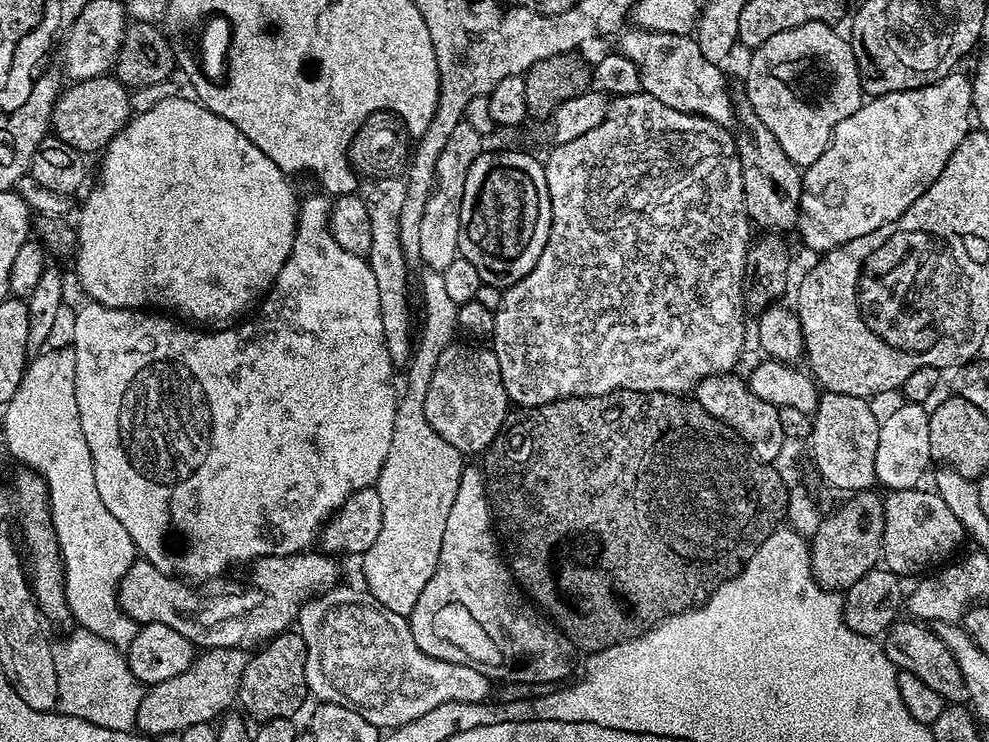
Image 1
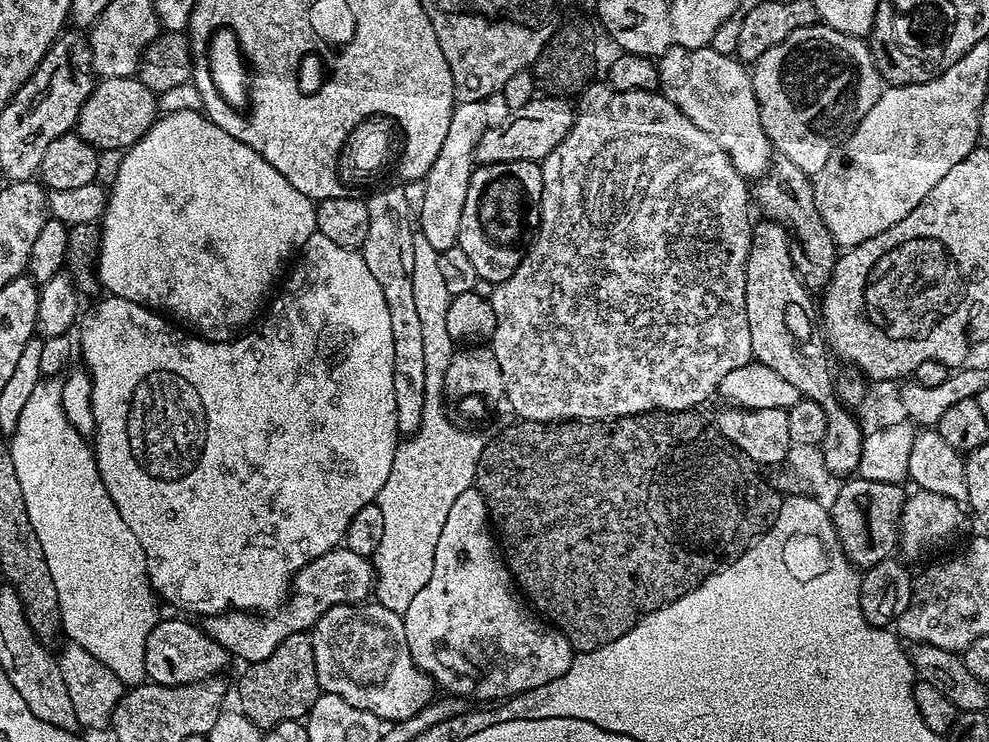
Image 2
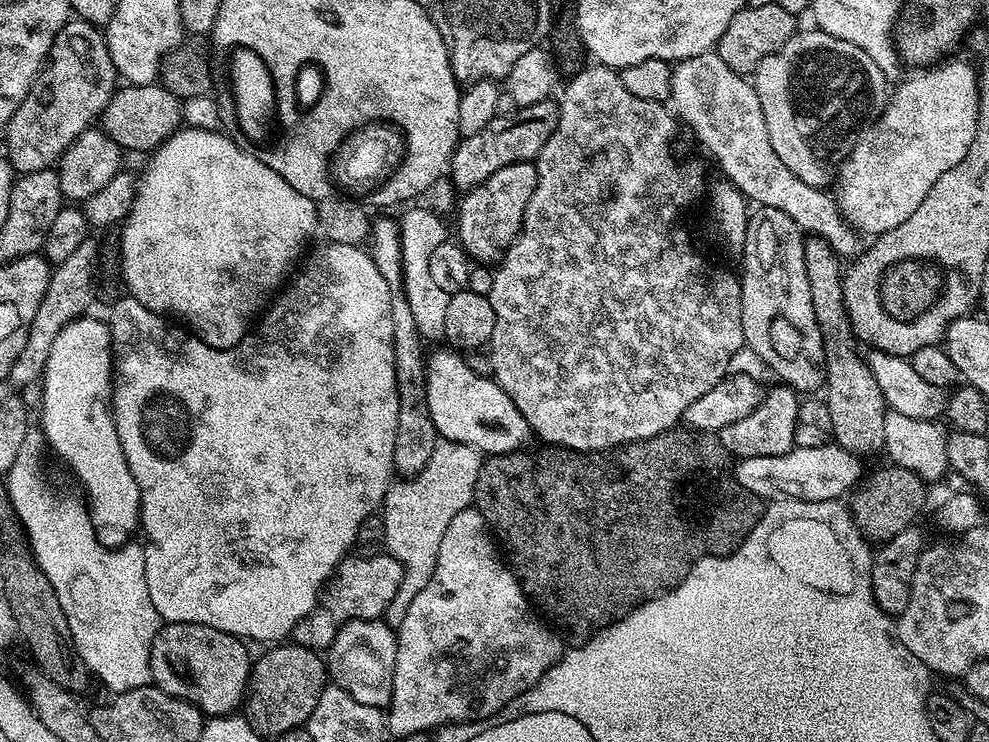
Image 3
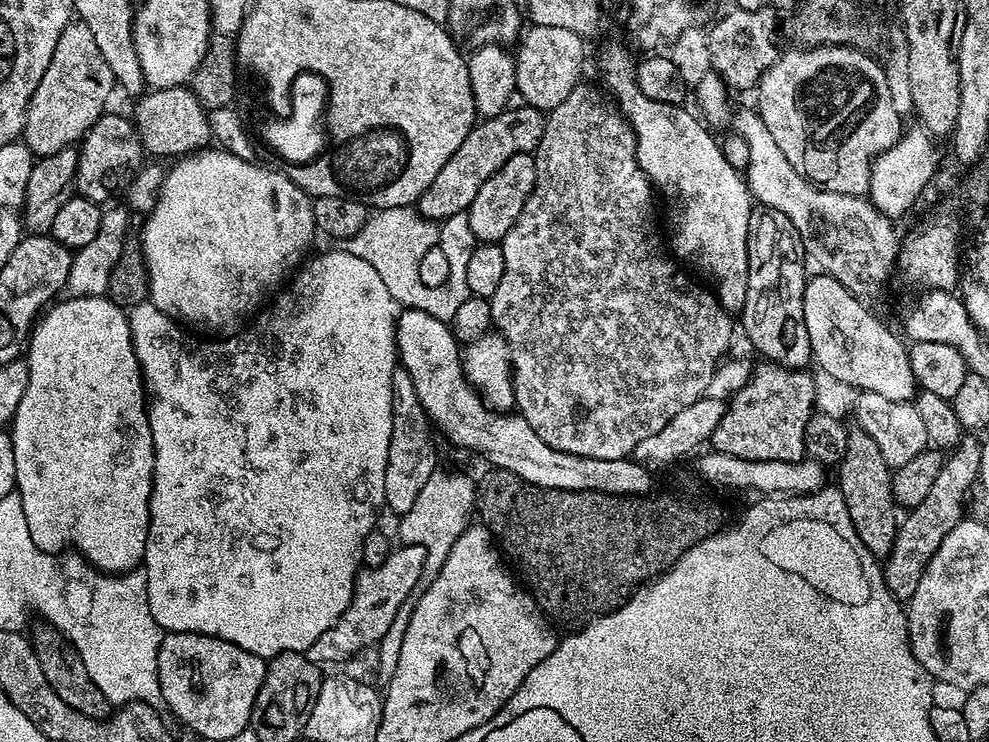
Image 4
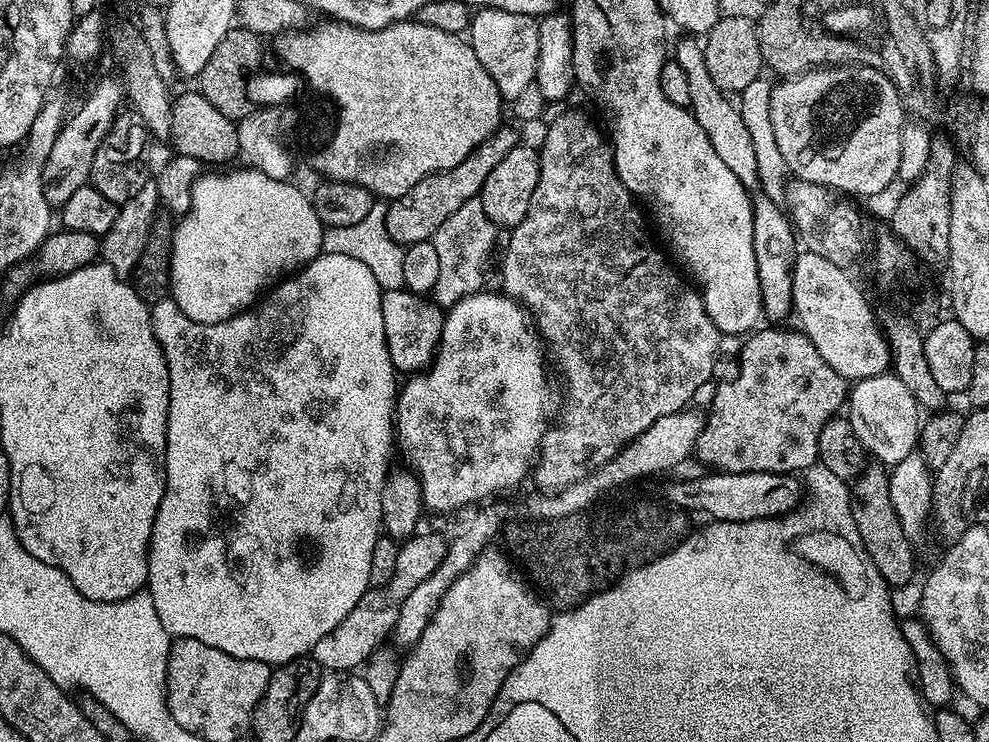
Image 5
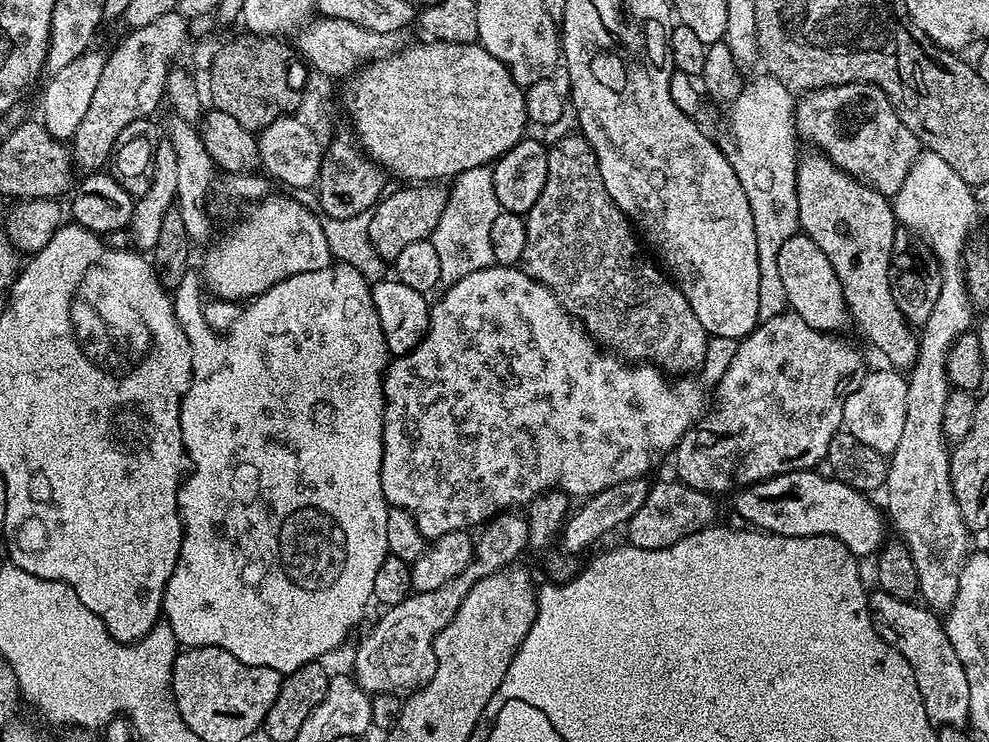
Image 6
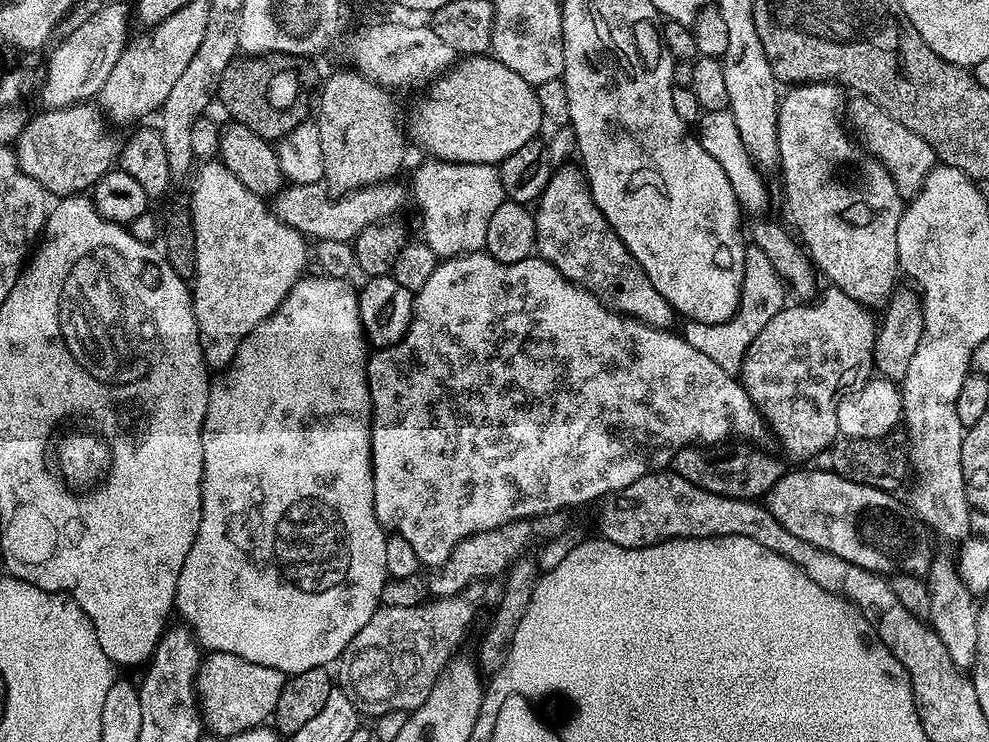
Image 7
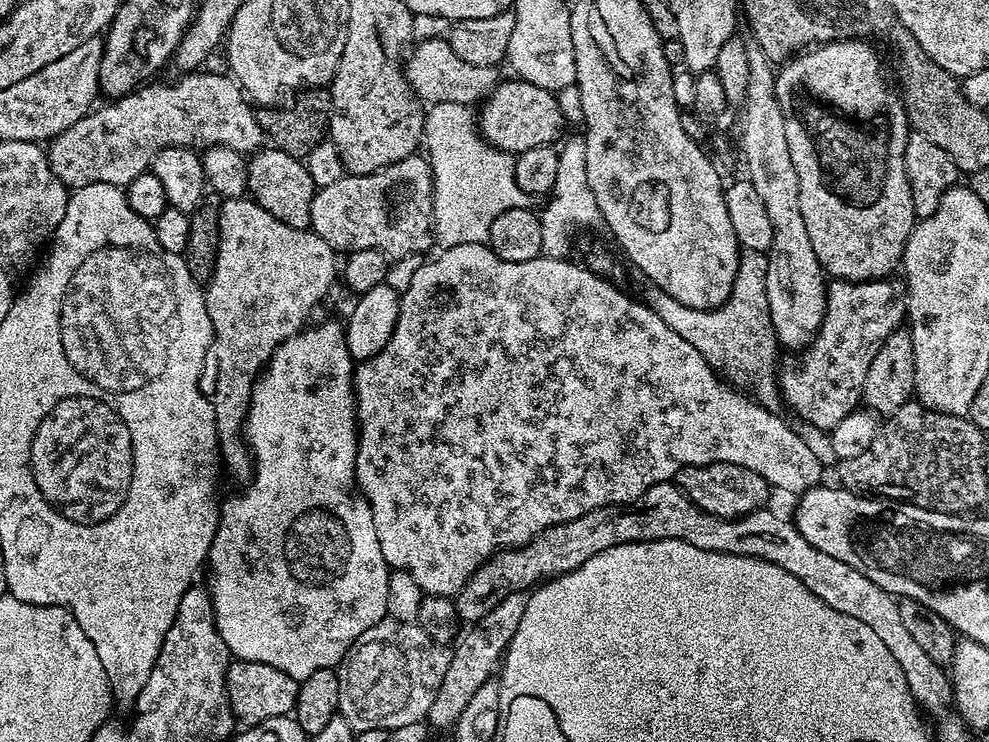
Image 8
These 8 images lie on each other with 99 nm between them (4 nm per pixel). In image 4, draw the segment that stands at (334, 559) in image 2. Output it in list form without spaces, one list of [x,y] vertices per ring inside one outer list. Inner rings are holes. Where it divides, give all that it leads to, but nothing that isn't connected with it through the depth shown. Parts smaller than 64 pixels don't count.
[[[404,544],[393,547],[386,562],[382,562],[378,567],[365,567],[357,572],[350,606],[346,606],[344,615],[336,624],[330,626],[308,647],[306,655],[310,662],[321,666],[340,664],[343,660],[350,659],[355,652],[376,646],[386,630],[390,630],[394,614],[398,614],[398,610],[409,603],[408,595],[419,582],[420,575],[424,572],[424,564],[428,561],[428,553],[422,545]]]

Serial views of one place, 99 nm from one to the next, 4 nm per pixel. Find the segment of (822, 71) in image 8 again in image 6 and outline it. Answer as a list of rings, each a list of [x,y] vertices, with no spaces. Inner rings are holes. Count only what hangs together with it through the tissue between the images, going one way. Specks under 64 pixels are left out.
[[[812,150],[809,153],[809,156],[799,157],[797,166],[799,231],[813,239],[819,250],[829,258],[838,282],[841,283],[851,323],[860,327],[861,334],[889,360],[885,361],[893,369],[910,370],[916,365],[920,341],[913,325],[906,322],[902,310],[898,310],[898,305],[894,303],[894,294],[890,294],[890,262],[898,227],[896,215],[892,213],[892,201],[863,180],[842,171],[819,151]]]

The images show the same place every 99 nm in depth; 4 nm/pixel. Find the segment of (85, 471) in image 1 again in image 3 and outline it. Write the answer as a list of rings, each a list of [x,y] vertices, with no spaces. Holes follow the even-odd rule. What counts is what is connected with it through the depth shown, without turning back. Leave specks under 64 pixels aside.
[[[29,427],[26,434],[26,442],[22,442],[22,451],[18,454],[18,462],[14,462],[14,466],[6,473],[6,483],[8,485],[8,497],[12,503],[12,509],[16,512],[16,519],[22,525],[23,531],[26,533],[26,543],[32,549],[32,556],[36,560],[36,565],[42,570],[42,574],[46,574],[46,578],[50,578],[50,586],[54,586],[54,594],[58,594],[58,602],[62,606],[62,614],[66,614],[66,622],[70,622],[70,634],[74,638],[74,646],[76,652],[80,656],[81,662],[88,667],[89,673],[93,677],[96,676],[109,688],[109,693],[125,692],[126,690],[134,690],[135,688],[146,688],[152,684],[152,675],[150,674],[150,646],[154,642],[154,638],[158,634],[158,630],[162,627],[162,621],[158,610],[154,610],[154,606],[150,602],[150,590],[146,586],[146,562],[144,561],[144,549],[136,542],[123,544],[120,548],[108,548],[96,539],[96,529],[92,526],[92,520],[88,517],[88,509],[83,503],[80,504],[76,500],[70,498],[66,500],[55,500],[52,492],[48,489],[48,484],[44,481],[44,476],[40,473],[40,455],[46,452],[46,441],[44,433],[39,427]]]

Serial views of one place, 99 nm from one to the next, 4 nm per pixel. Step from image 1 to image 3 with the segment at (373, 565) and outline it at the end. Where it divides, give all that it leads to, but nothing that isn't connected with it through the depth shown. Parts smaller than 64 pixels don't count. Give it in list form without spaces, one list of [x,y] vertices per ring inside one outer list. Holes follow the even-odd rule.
[[[409,207],[404,217],[399,217],[400,241],[402,242],[402,266],[404,267],[404,297],[410,302],[410,314],[418,322],[418,330],[425,341],[440,340],[445,331],[446,308],[449,294],[433,281],[430,275],[430,254],[438,245],[449,239],[445,217],[433,212],[431,207]],[[441,439],[430,462],[419,474],[393,483],[384,495],[382,519],[386,530],[384,547],[387,555],[394,557],[404,567],[402,584],[398,594],[390,602],[386,613],[387,623],[399,626],[410,610],[410,602],[430,582],[438,562],[438,546],[442,546],[442,534],[450,526],[450,518],[473,503],[474,486],[478,482],[480,467],[485,457],[474,446],[462,446],[458,442]]]

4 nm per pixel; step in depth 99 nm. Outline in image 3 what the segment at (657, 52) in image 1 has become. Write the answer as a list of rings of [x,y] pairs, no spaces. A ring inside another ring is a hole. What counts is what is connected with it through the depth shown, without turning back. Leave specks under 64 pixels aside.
[[[715,51],[686,58],[673,67],[670,104],[675,115],[688,123],[701,146],[716,159],[717,166],[724,171],[721,172],[723,179],[735,186],[745,200],[756,206],[785,211],[804,234],[821,236],[841,258],[860,255],[861,233],[844,219],[835,199],[825,189],[806,186],[802,178],[786,170],[782,158],[778,158],[774,146],[770,146],[766,118],[762,118],[762,102],[758,102],[755,87],[745,77],[730,70]]]

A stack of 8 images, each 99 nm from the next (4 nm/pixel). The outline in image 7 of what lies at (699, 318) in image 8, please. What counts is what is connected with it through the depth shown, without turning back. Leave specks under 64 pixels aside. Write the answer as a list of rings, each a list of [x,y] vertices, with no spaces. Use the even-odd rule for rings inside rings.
[[[759,250],[749,251],[744,267],[743,286],[740,288],[739,310],[736,315],[722,324],[699,324],[697,320],[687,321],[683,326],[682,335],[694,350],[706,354],[714,366],[722,366],[722,370],[732,375],[739,375],[744,364],[745,354],[754,340],[762,334],[762,330],[771,319],[787,307],[788,292],[785,283],[779,277],[770,258]]]

